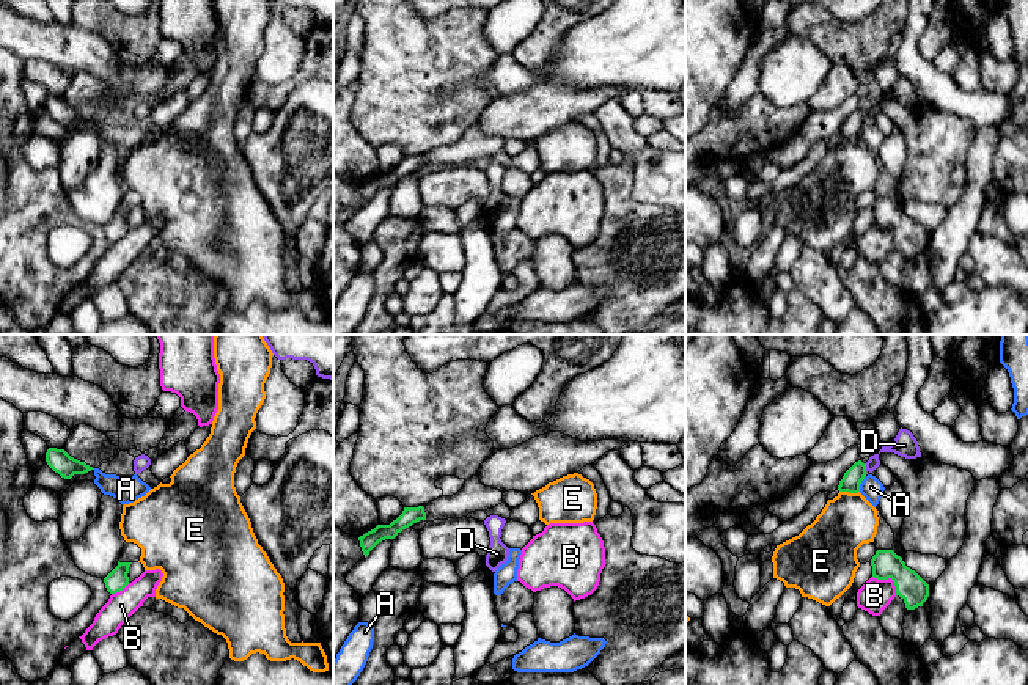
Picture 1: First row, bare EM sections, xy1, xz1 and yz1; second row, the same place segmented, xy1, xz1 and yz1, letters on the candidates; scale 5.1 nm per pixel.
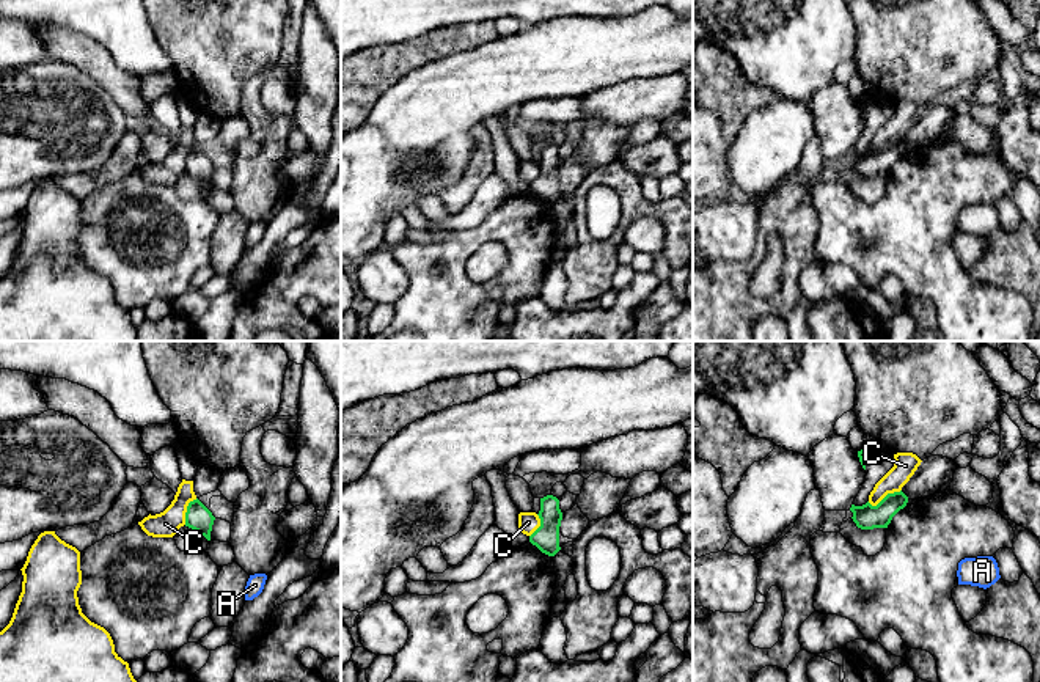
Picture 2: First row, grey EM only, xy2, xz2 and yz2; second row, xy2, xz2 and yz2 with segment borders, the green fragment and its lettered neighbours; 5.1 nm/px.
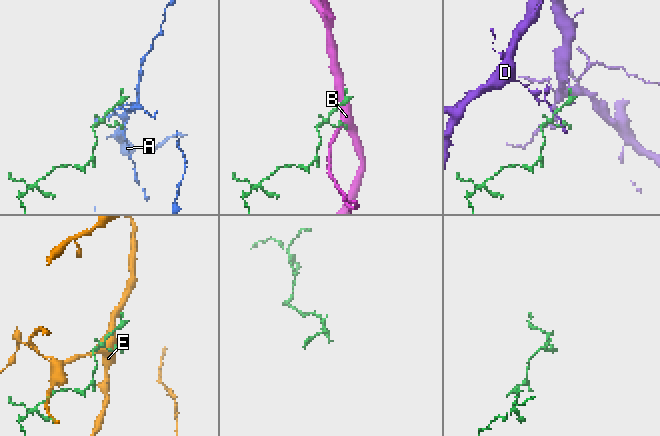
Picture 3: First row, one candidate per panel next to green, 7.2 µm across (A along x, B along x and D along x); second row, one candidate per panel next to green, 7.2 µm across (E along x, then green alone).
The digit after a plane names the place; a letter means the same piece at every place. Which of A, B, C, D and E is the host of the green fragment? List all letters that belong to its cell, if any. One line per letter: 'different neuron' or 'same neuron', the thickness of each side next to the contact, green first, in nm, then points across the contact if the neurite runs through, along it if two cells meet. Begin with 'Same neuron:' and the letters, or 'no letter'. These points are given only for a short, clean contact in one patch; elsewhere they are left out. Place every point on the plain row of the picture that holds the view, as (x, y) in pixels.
Same neuron: D
A: different neuron; calibres 100 and 110 nm; border yz1 (865, 123), (859, 139)
B: different neuron; calibres 150 and 170 nm; border yz1 (873, 223), (890, 227), (896, 242)
C: different neuron; calibres 130 and 120 nm; border yz2 (900, 137), (886, 142), (875, 153), (867, 150)
D: same neuron; calibres 100 and 120 nm; way yz1 (852, 126), (865, 115), (882, 98), (904, 93)
E: different neuron; calibres 100 and 280 nm

